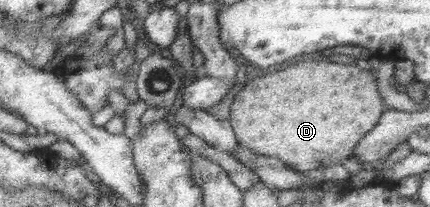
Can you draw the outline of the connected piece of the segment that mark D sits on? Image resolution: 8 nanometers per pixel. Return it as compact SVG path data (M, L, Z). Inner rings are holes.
M302 60L254 78L231 105L231 124L242 146L274 156L302 172L342 164L382 113L382 100L371 71L322 60Z

